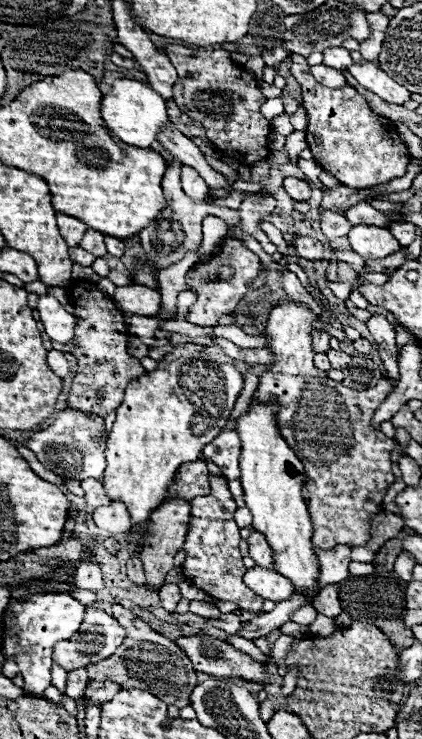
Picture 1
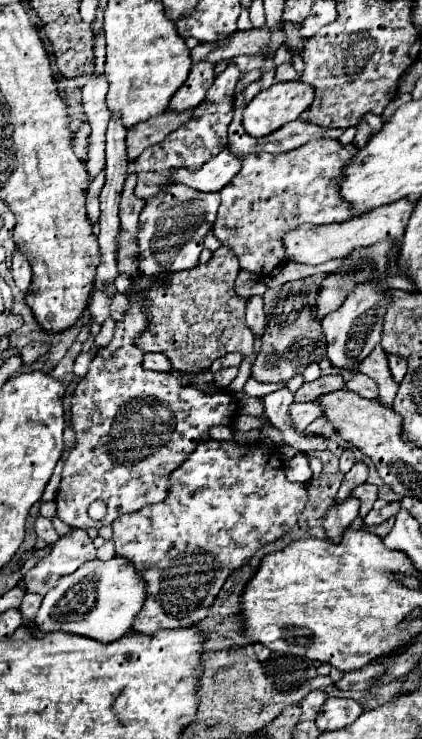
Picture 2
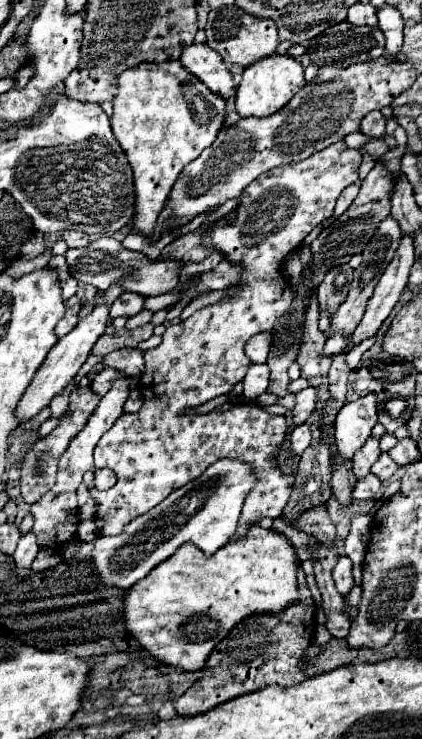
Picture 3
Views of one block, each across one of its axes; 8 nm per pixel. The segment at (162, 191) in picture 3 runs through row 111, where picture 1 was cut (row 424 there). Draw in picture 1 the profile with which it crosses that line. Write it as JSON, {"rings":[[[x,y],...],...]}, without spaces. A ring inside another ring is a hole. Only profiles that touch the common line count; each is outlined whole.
{"rings":[[[200,344],[178,346],[158,362],[154,372],[146,372],[126,386],[124,402],[116,410],[116,420],[106,440],[108,466],[102,484],[110,500],[126,504],[134,526],[150,520],[150,514],[166,500],[178,468],[186,462],[196,462],[204,444],[224,430],[242,386],[242,374],[232,366],[230,358],[218,346]],[[182,356],[190,358],[190,362],[204,360],[222,366],[172,366]]]}

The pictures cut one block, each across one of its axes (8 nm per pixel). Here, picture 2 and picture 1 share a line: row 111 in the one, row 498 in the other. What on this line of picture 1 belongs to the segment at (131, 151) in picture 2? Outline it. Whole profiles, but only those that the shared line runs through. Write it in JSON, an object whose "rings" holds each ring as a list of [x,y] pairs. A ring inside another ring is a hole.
{"rings":[[[202,460],[192,462],[188,466],[180,466],[180,470],[176,474],[176,482],[172,484],[172,490],[168,492],[168,498],[180,496],[180,498],[192,500],[196,496],[210,494],[208,476],[210,476],[208,466]]]}

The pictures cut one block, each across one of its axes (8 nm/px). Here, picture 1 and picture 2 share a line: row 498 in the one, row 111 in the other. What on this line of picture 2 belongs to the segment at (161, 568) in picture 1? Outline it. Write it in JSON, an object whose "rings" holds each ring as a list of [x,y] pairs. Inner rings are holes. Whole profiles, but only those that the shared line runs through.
{"rings":[[[208,62],[194,64],[186,82],[172,96],[168,110],[170,112],[184,112],[188,108],[196,108],[204,100],[212,82],[214,82],[214,66]]]}

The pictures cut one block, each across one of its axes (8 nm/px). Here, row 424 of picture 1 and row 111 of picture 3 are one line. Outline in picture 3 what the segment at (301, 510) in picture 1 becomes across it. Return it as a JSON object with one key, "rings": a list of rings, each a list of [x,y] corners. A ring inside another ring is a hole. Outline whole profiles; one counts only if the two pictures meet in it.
{"rings":[[[272,54],[268,58],[262,58],[256,64],[248,66],[242,74],[242,80],[240,80],[240,86],[236,92],[236,102],[234,102],[236,112],[240,114],[240,118],[270,116],[274,112],[278,112],[280,108],[284,108],[290,102],[290,98],[304,88],[304,84],[306,84],[304,68],[296,58],[292,58],[288,54],[284,54],[284,56]]]}

